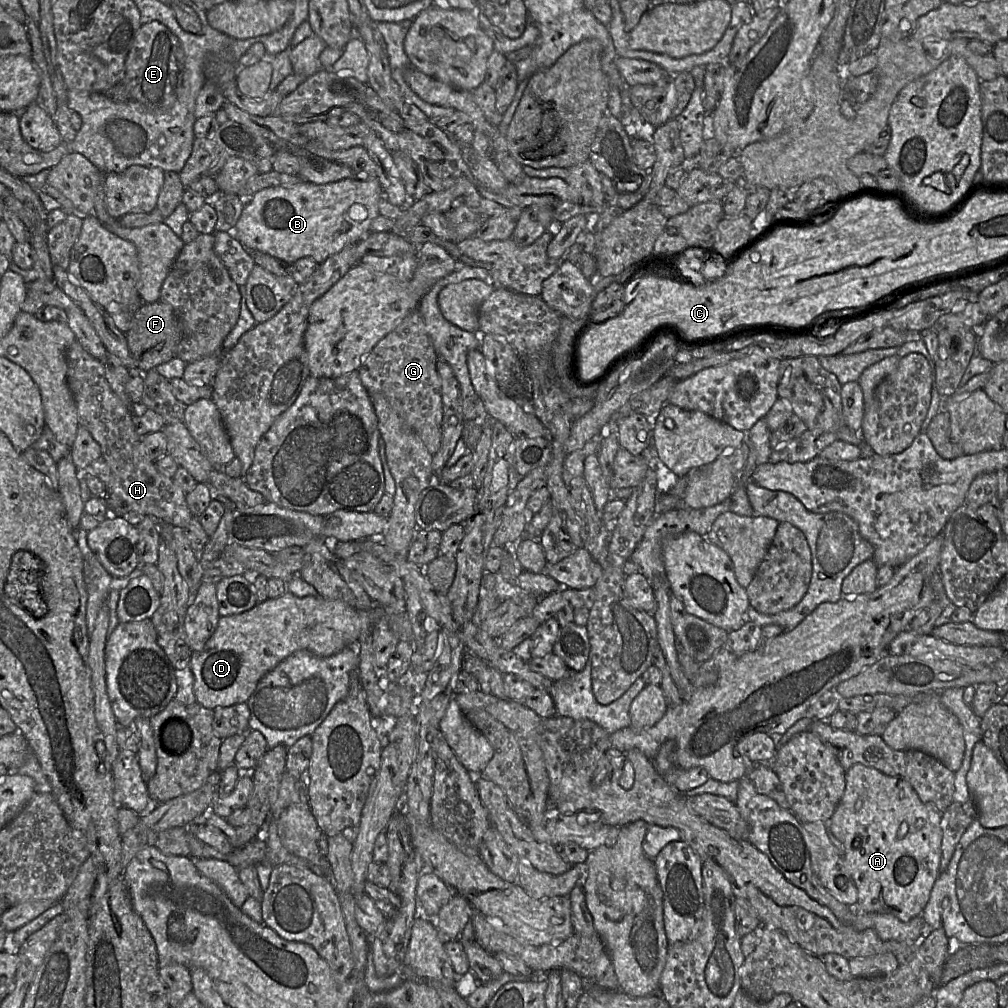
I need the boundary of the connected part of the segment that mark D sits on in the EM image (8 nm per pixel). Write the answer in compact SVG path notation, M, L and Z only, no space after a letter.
M286 591L283 595L278 596L276 598L267 598L267 600L263 602L258 602L253 608L243 613L234 614L230 616L220 616L216 630L213 633L213 635L210 637L210 639L207 641L204 648L200 651L192 652L191 655L191 668L194 675L194 693L196 695L197 702L202 706L210 709L214 709L219 706L226 707L237 703L247 702L249 697L254 692L260 679L263 676L265 676L269 671L274 669L281 661L283 661L289 655L293 654L298 650L307 650L320 657L329 657L342 651L347 646L357 645L358 648L358 642L364 637L367 637L368 635L372 635L374 626L382 618L387 619L389 628L395 634L395 636L398 638L399 641L405 641L410 643L413 641L414 636L413 636L412 625L409 620L407 612L404 613L390 612L386 610L385 607L377 603L374 603L373 606L367 610L357 610L341 600L327 599L319 595L298 597Z

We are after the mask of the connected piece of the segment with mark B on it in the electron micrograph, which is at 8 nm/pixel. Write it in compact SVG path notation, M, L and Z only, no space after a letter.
M346 178L326 184L303 182L293 186L265 188L255 193L252 200L244 206L235 225L236 239L247 250L257 250L288 263L294 263L301 258L312 258L317 263L323 263L346 245L360 241L371 232L371 223L380 214L378 202L382 197L383 188L378 178Z

